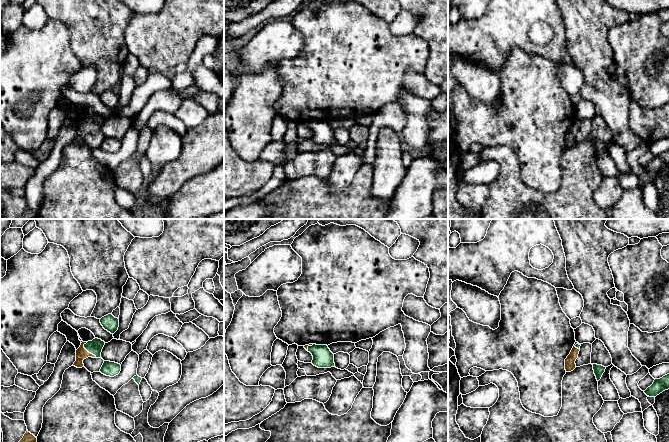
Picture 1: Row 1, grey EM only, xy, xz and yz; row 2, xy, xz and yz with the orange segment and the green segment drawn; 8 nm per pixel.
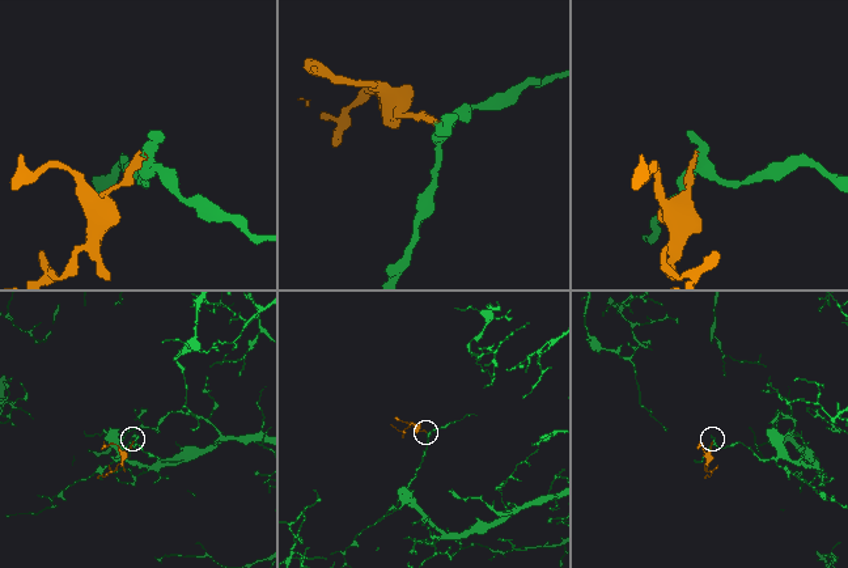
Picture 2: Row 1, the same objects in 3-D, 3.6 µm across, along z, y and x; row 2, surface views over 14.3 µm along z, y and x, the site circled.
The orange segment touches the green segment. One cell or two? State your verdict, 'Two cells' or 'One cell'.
One cell

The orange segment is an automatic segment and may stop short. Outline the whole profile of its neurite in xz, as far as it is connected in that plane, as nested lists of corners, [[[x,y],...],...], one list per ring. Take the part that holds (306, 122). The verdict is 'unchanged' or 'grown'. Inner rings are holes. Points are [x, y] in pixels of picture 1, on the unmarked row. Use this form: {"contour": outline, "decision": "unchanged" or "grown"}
{"contour": [[[309,120],[304,124],[313,132],[312,140],[318,144],[335,143],[334,130],[327,121]]], "decision": "grown"}

